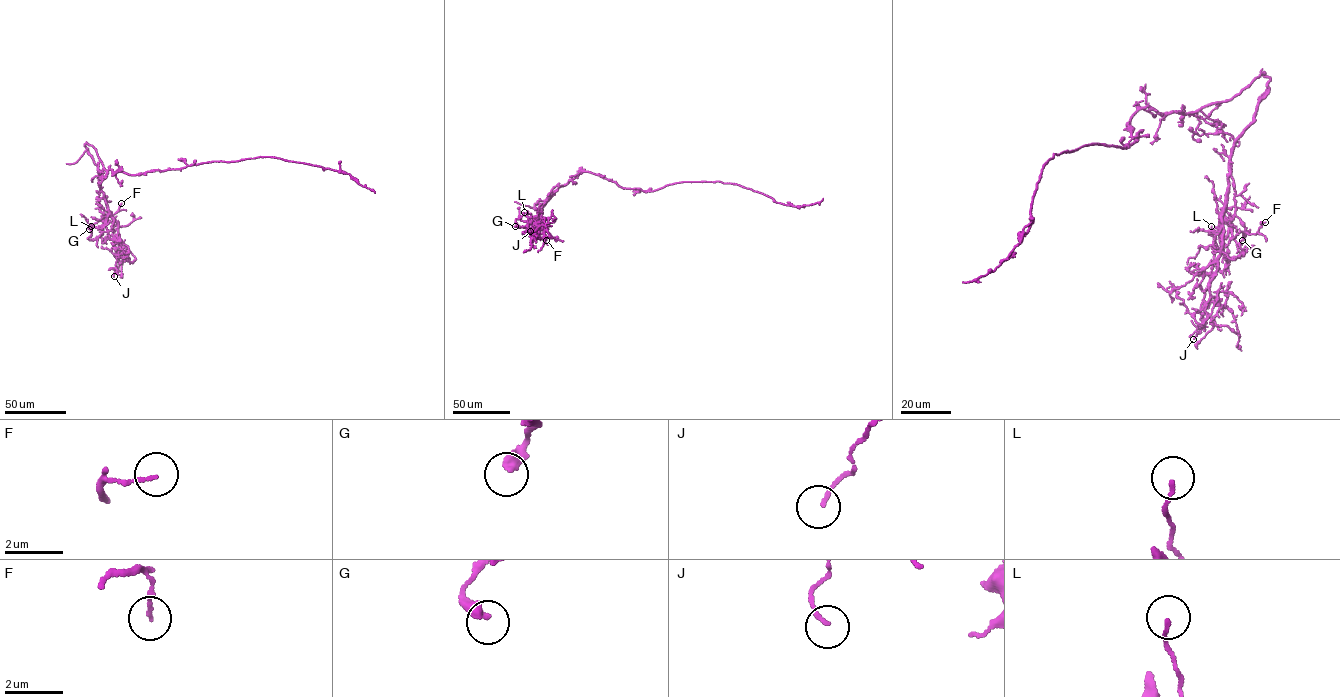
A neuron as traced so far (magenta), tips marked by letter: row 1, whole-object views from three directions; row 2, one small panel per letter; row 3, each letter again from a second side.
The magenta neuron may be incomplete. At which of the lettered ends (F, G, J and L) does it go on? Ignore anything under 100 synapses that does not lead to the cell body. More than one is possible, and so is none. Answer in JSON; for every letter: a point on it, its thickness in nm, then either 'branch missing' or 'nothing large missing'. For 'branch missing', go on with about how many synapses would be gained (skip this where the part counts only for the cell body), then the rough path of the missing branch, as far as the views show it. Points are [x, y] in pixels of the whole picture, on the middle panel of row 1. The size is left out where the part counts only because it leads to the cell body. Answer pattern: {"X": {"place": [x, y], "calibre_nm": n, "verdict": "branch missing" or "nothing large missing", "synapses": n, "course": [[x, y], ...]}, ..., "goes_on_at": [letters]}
{"F": {"place": [546, 240], "calibre_nm": 120, "verdict": "nothing large missing"}, "G": {"place": [515, 226], "calibre_nm": 400, "verdict": "nothing large missing"}, "J": {"place": [530, 231], "calibre_nm": 120, "verdict": "nothing large missing"}, "L": {"place": [524, 212], "calibre_nm": 120, "verdict": "nothing large missing"}, "goes_on_at": []}

